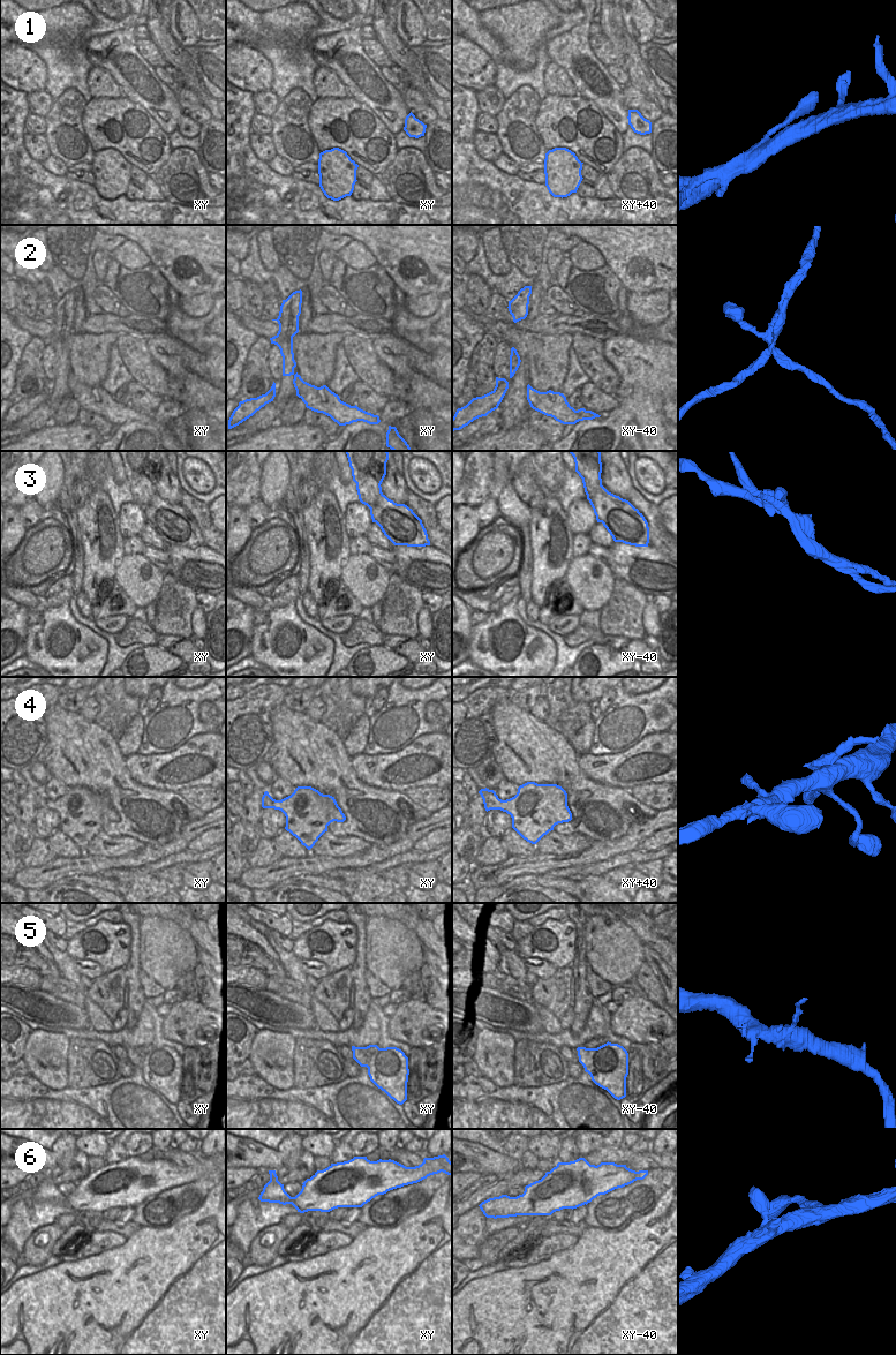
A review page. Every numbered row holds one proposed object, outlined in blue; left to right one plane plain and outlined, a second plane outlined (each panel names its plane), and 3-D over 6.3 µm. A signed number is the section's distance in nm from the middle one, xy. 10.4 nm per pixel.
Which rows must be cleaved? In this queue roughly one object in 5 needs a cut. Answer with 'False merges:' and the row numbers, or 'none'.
False merges: 2, 3

